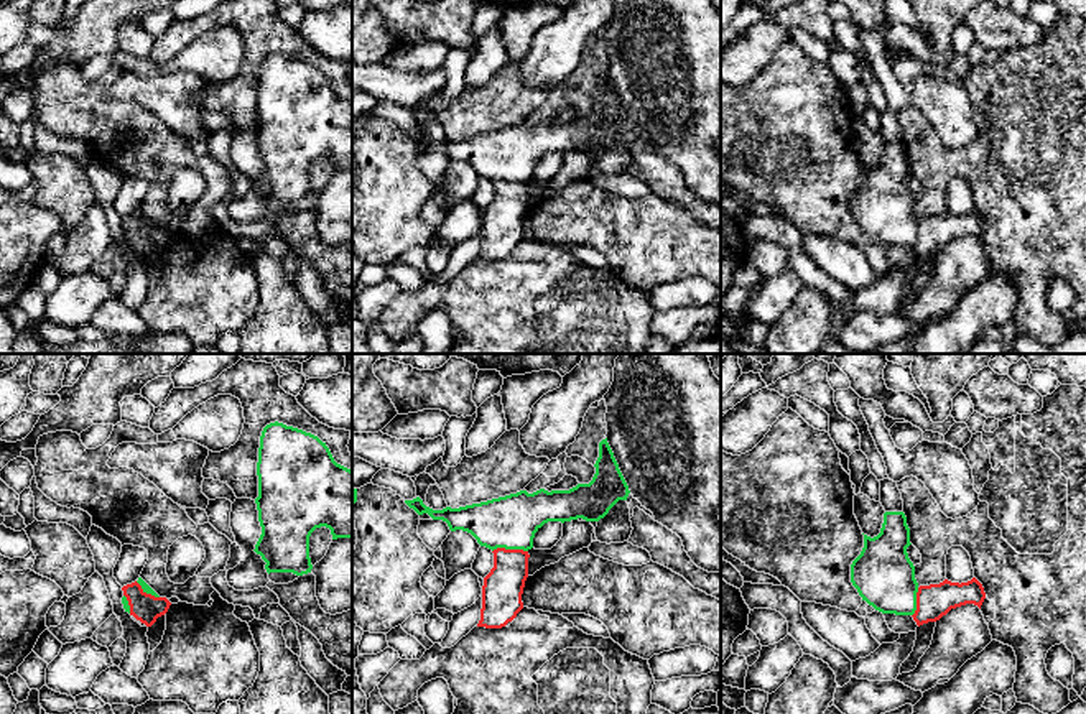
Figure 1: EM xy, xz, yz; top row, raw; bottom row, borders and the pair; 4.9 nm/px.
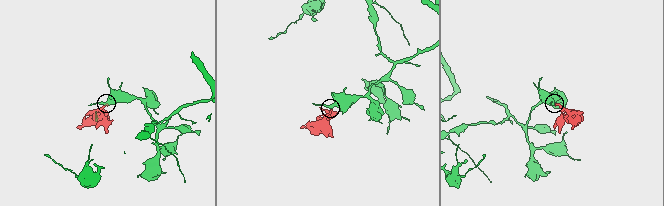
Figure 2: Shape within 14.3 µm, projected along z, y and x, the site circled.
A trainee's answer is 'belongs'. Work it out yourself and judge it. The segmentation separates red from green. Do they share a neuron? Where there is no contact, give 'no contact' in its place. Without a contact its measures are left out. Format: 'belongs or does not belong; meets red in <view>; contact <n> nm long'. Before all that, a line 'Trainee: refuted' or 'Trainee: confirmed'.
Trainee: refuted
does not belong; meets red in xz; contact 180 nm long

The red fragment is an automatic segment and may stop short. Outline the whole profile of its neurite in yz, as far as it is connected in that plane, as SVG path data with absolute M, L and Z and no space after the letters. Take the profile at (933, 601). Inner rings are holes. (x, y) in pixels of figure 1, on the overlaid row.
M972 577L968 582L951 582L920 586L917 592L917 610L912 615L917 625L936 622L951 609L974 604L981 609L986 599L982 584Z

